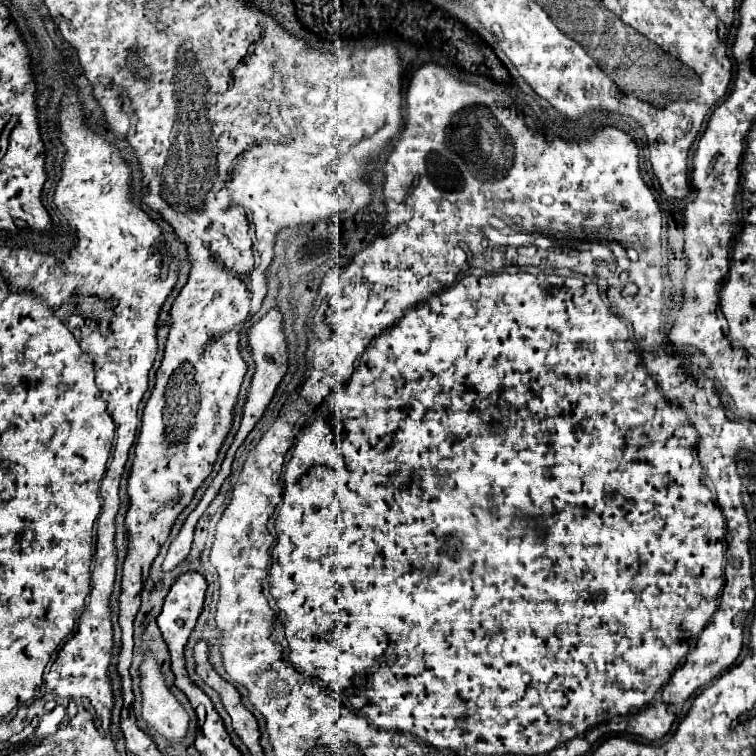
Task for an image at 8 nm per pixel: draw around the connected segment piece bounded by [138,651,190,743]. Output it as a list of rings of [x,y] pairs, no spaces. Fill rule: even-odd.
[[[150,651],[144,653],[144,659],[138,667],[138,673],[140,673],[140,691],[142,691],[142,719],[148,723],[148,727],[152,727],[156,733],[166,737],[168,743],[182,743],[188,735],[190,717],[184,711],[184,707],[176,701],[172,691],[168,689],[164,675],[160,671],[160,665],[156,663],[156,659],[152,659]]]

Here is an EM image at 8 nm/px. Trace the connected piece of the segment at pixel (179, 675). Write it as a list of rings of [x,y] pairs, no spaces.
[[[184,573],[180,575],[172,589],[168,591],[166,599],[164,599],[164,607],[162,607],[162,613],[158,615],[158,627],[162,631],[162,637],[168,645],[168,651],[170,651],[170,657],[172,657],[172,671],[176,675],[176,679],[184,679],[184,673],[186,673],[186,661],[184,661],[184,645],[196,625],[196,619],[198,615],[202,613],[202,607],[204,607],[204,593],[206,593],[206,579],[200,575],[200,573]]]

